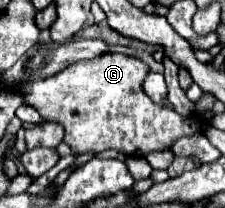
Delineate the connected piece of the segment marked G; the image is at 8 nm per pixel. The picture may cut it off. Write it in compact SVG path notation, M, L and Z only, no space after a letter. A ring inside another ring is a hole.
M106 52L92 60L76 62L46 80L22 84L20 92L26 96L26 104L40 110L42 118L64 126L64 142L74 154L118 150L126 156L146 156L150 152L170 150L178 138L200 134L206 128L206 122L198 114L184 118L154 104L142 88L148 74L150 66L146 62L126 54Z

